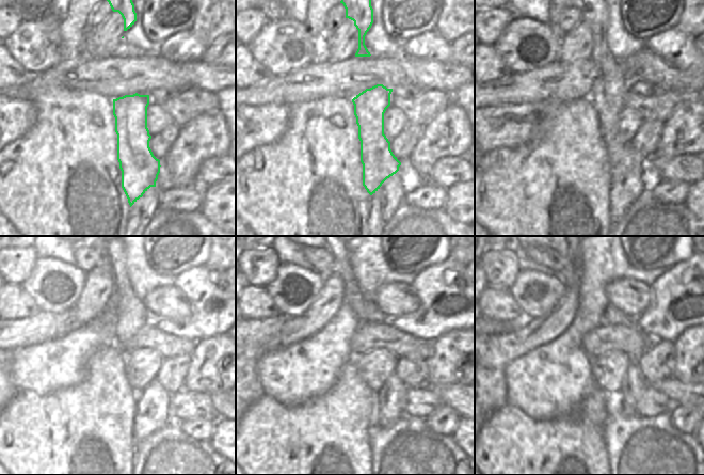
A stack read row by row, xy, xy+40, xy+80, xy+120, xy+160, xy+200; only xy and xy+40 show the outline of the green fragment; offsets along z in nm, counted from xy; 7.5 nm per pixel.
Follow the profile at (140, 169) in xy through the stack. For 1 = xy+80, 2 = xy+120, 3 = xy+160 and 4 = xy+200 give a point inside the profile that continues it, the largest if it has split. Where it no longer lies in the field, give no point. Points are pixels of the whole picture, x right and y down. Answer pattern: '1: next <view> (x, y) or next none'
1: next xy+80 (609, 89)
2: next xy+120 (130, 313)
3: next xy+160 (366, 310)
4: next xy+200 (579, 266)

